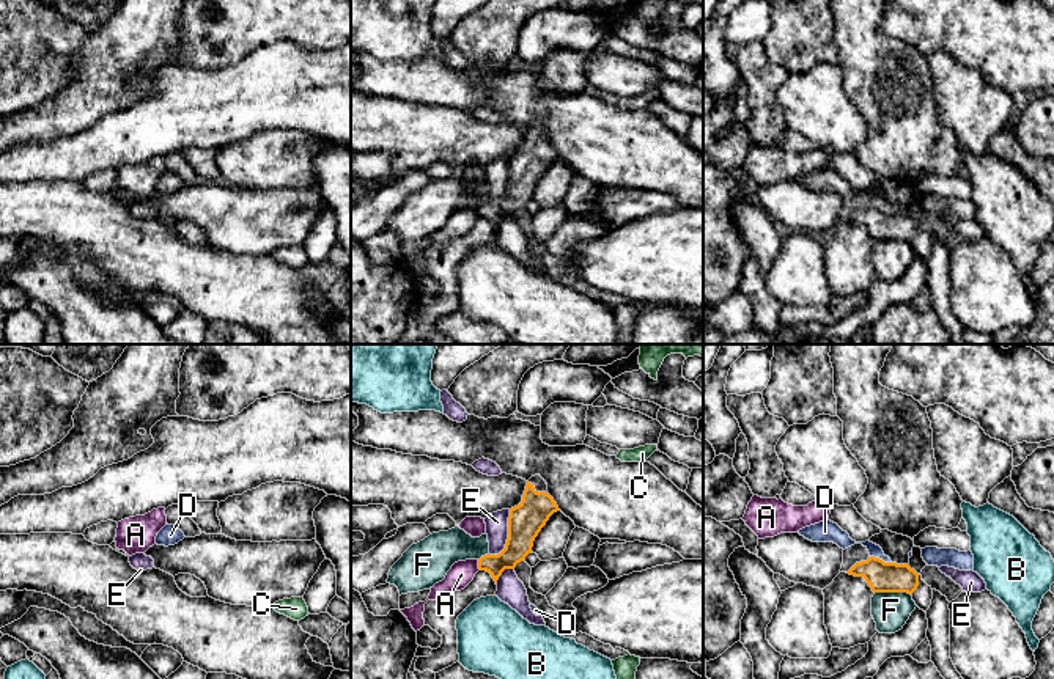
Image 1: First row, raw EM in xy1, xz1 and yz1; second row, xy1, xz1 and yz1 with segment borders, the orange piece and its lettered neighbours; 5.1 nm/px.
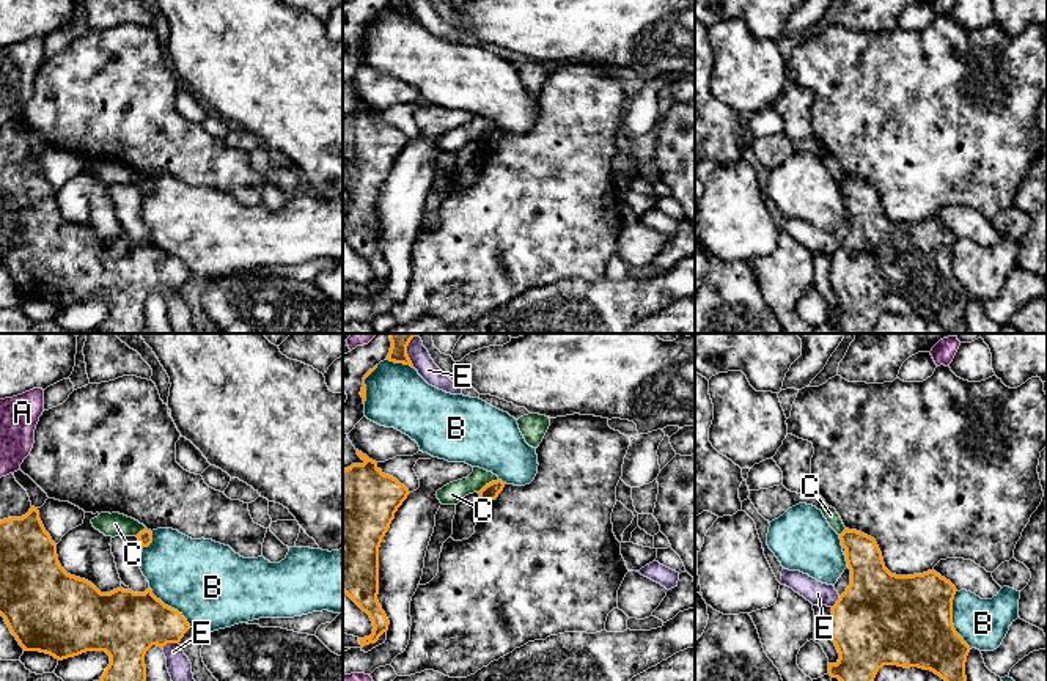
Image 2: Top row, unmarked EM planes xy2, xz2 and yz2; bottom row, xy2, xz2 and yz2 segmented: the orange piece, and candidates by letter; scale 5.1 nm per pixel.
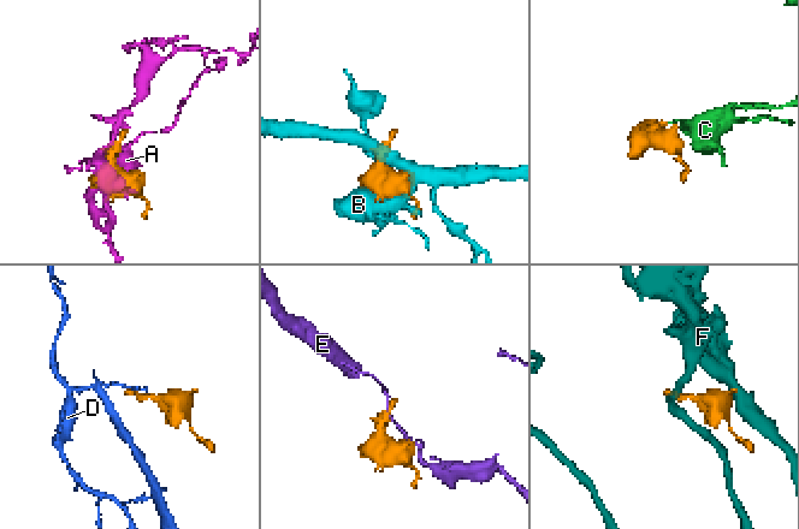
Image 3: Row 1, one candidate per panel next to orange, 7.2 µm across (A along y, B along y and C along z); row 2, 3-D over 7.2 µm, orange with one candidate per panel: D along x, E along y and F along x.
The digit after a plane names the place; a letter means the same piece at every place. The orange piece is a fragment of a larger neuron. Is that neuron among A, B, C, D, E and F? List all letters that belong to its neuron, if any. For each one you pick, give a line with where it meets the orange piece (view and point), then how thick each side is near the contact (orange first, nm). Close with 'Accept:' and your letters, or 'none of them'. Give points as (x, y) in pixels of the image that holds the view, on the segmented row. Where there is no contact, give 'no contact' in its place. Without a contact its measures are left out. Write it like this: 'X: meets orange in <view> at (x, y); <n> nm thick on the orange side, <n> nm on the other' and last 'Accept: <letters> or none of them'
Accept: none of them

